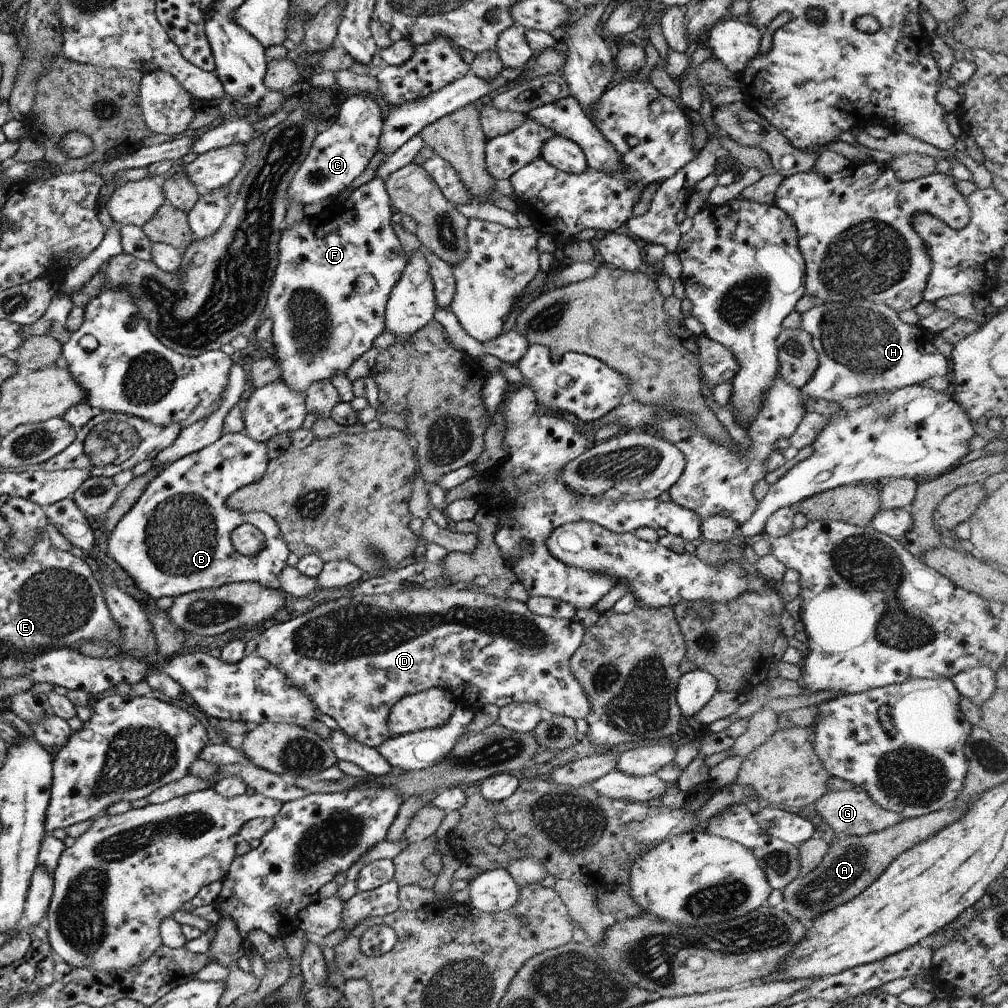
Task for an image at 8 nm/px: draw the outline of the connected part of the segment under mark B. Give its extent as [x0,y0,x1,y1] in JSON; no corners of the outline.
[104,433,289,600]

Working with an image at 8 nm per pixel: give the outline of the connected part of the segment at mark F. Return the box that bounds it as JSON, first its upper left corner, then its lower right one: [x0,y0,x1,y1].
[263,177,406,392]

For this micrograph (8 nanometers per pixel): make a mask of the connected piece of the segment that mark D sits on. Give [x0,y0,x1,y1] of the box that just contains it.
[254,586,591,748]

